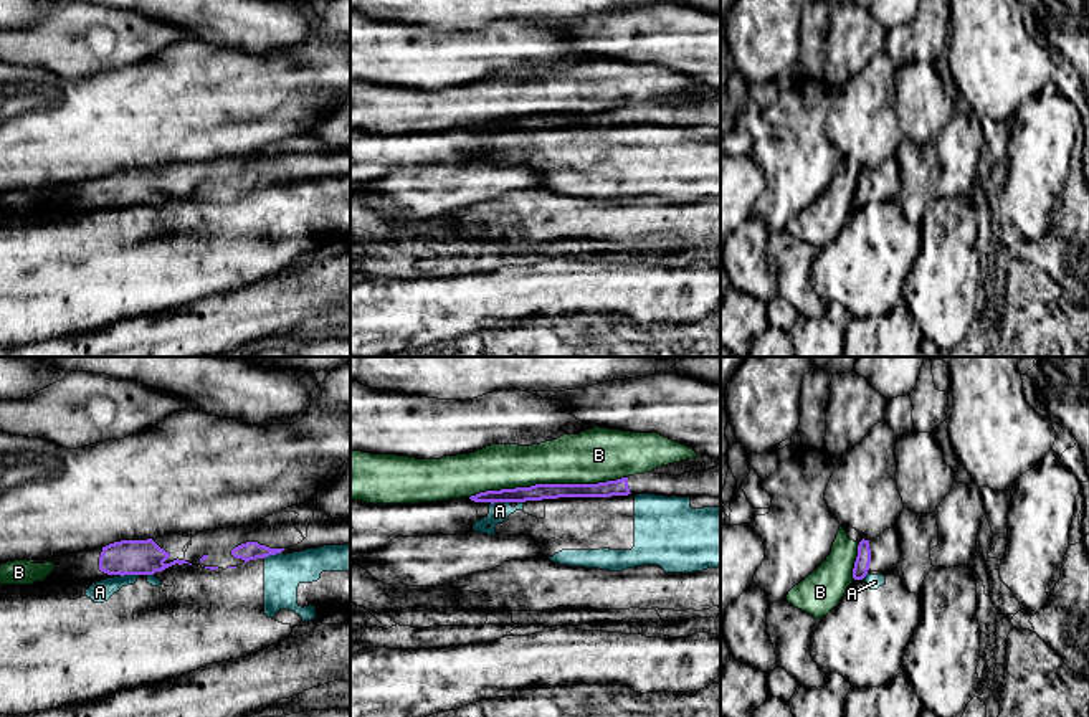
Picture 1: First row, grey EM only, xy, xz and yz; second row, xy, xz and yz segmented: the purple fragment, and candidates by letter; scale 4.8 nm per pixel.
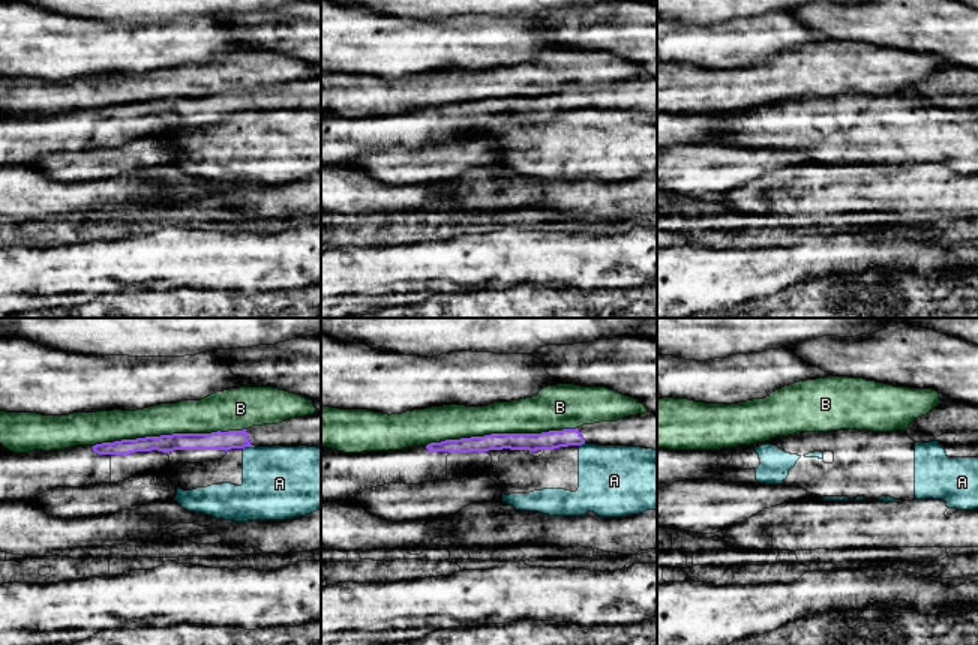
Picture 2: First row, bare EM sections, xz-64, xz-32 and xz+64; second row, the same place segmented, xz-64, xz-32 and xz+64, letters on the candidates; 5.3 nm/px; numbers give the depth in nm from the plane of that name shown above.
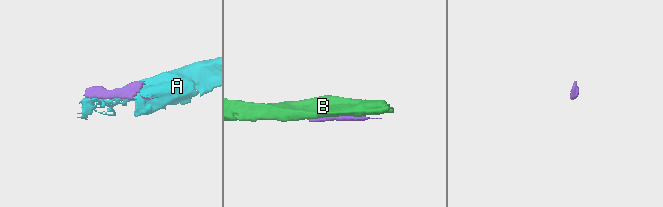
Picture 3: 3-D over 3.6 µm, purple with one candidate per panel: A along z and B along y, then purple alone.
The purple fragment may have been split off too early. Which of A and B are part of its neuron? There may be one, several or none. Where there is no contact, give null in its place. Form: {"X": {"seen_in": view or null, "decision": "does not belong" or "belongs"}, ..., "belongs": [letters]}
{"A": {"seen_in": "xy", "decision": "does not belong"}, "B": {"seen_in": "xz", "decision": "does not belong"}, "belongs": []}

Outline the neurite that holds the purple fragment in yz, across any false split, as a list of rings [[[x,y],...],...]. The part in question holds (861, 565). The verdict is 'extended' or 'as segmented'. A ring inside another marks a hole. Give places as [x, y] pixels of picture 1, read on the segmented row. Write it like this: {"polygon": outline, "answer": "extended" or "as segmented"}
{"polygon": [[[896,527],[886,529],[873,540],[861,540],[853,568],[853,578],[863,580],[868,572],[889,572],[897,568],[901,547]]], "answer": "extended"}

